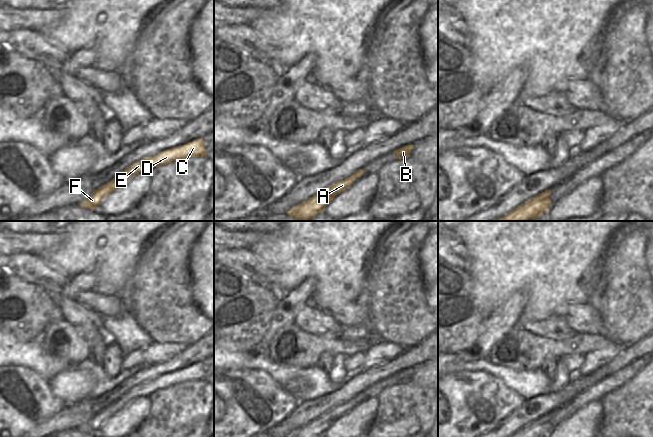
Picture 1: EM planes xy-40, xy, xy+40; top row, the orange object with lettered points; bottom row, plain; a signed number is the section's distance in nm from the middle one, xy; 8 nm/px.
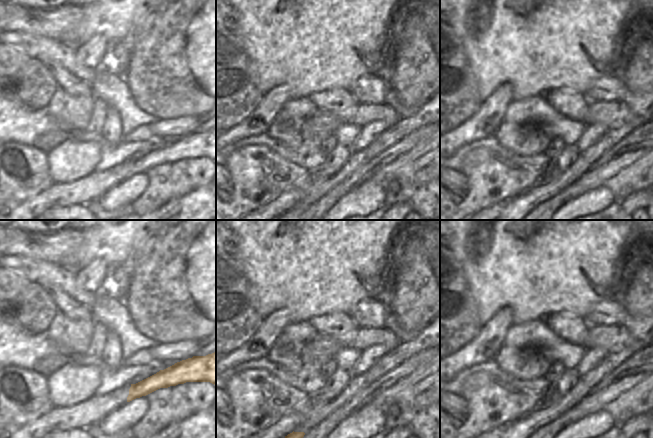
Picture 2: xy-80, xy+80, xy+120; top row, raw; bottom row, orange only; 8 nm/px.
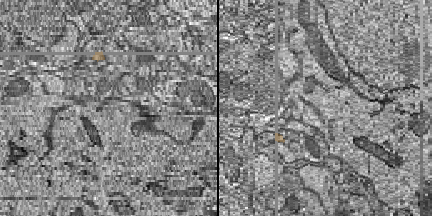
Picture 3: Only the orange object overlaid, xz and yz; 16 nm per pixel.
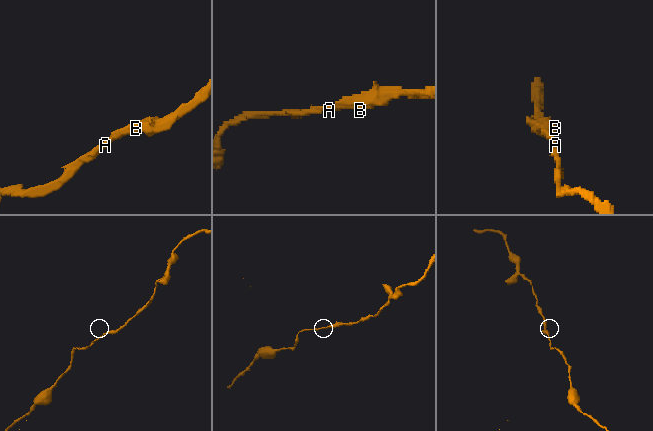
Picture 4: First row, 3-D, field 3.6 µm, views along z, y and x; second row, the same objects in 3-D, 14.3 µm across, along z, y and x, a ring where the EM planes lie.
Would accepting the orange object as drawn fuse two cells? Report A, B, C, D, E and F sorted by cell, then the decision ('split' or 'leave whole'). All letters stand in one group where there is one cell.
A B C D E F; leave whole

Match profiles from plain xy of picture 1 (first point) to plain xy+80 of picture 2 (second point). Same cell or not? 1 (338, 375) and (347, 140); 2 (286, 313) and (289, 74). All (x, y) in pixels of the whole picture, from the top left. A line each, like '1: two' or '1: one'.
1: two
2: two

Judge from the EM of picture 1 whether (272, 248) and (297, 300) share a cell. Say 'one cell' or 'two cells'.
two cells

